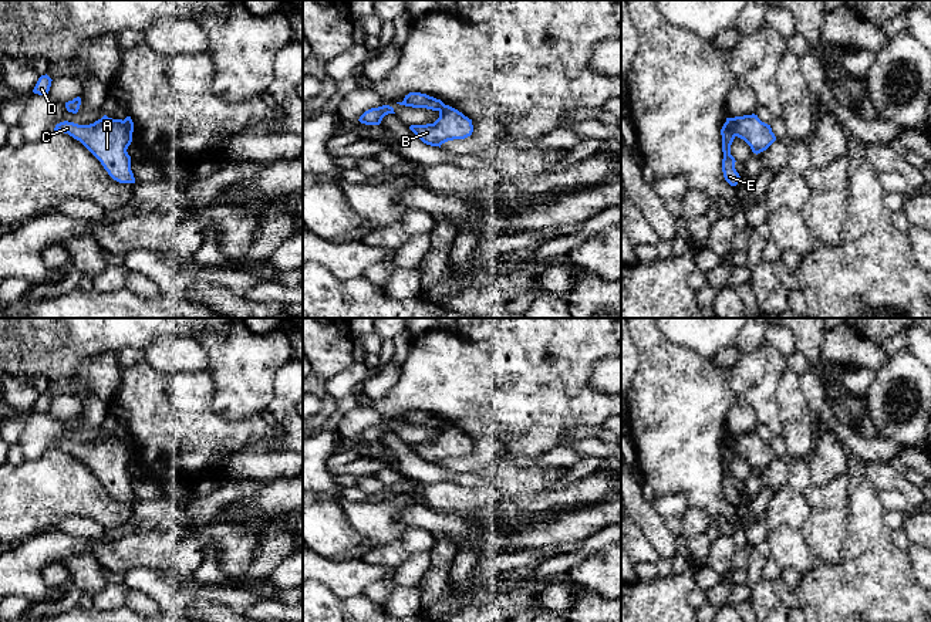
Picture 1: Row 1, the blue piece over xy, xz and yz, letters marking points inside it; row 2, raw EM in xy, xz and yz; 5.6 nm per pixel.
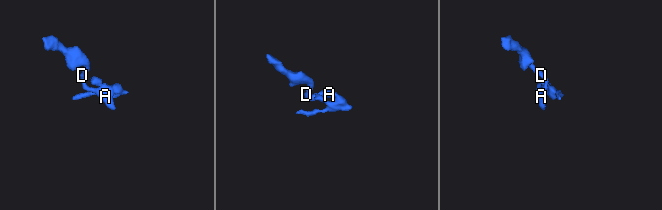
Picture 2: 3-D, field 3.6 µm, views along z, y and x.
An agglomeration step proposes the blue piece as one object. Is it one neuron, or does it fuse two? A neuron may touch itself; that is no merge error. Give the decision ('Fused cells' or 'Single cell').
Fused cells

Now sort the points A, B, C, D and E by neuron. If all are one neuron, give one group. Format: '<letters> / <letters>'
A C D E / B

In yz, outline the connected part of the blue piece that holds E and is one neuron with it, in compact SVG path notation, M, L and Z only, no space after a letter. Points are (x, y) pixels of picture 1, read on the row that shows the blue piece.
M726 122L723 124L723 126L721 129L721 135L722 135L722 152L723 152L723 159L722 159L723 178L731 186L736 186L741 176L735 169L736 160L731 155L731 145L732 145L735 136L731 132L729 125Z

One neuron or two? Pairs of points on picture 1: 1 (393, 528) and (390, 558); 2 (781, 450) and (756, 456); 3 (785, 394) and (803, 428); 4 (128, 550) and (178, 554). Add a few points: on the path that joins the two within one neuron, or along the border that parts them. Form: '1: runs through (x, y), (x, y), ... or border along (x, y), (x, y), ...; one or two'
1: border along (408, 527), (393, 541), (373, 547), (363, 557); two
2: runs through (775, 450), (762, 453); one
3: runs through (792, 402), (798, 419); one
4: runs through (141, 555), (147, 561), (165, 561); one

